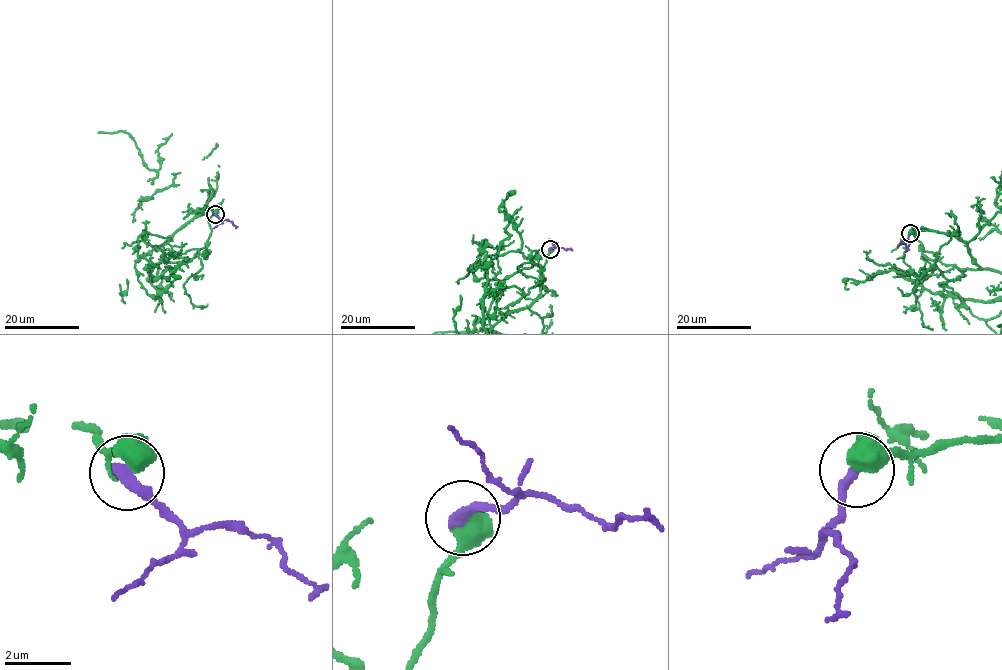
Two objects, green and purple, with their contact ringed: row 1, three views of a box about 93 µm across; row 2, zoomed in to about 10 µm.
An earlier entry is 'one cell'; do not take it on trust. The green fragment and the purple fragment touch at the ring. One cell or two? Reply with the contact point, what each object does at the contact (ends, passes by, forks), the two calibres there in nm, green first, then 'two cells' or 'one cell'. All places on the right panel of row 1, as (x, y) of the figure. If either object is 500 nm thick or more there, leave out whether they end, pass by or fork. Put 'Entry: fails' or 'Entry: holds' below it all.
(910, 233) | green passes by | purple ends | 440/400 nm | two cells
Entry: fails

